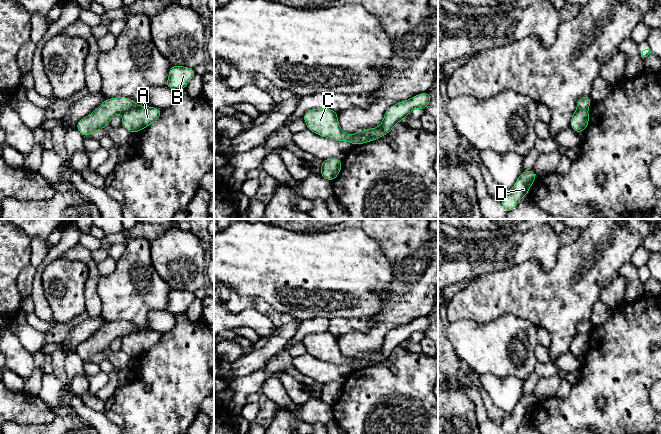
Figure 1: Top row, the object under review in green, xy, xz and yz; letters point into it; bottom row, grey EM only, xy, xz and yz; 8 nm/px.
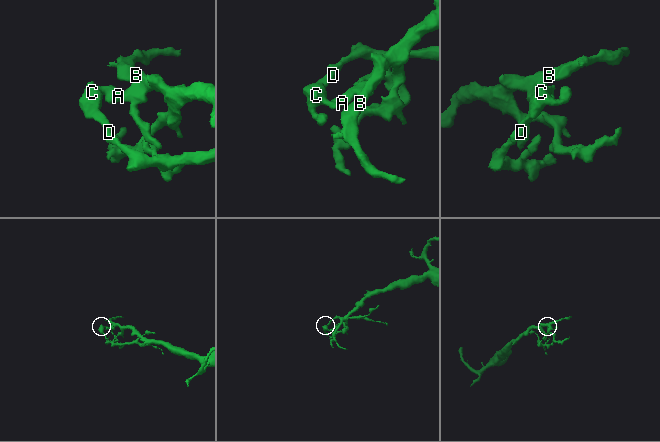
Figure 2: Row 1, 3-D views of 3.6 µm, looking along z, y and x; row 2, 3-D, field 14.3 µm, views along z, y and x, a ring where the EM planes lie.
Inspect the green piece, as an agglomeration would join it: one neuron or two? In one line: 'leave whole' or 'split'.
split

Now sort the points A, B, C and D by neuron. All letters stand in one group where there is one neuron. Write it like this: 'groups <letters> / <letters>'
groups A B / C D

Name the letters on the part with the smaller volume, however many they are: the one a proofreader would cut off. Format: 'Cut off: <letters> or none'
Cut off: C, D

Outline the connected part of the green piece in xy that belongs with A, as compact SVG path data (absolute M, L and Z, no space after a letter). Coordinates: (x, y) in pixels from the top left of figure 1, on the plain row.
M137 330L122 337L122 351L131 358L140 356L158 344L163 334L152 330Z

